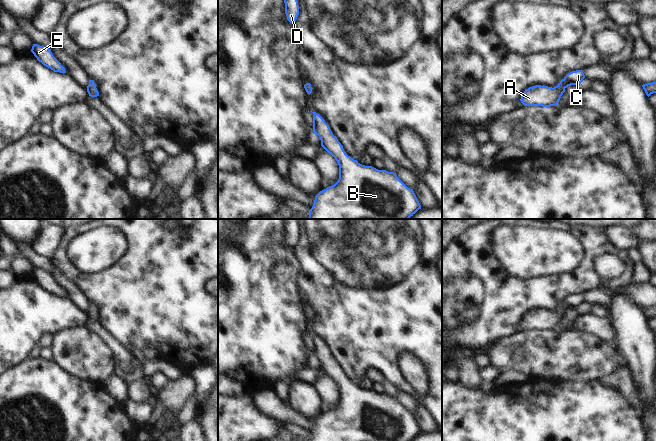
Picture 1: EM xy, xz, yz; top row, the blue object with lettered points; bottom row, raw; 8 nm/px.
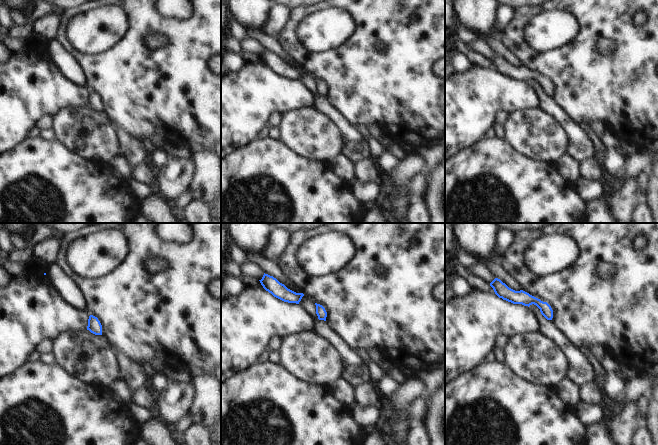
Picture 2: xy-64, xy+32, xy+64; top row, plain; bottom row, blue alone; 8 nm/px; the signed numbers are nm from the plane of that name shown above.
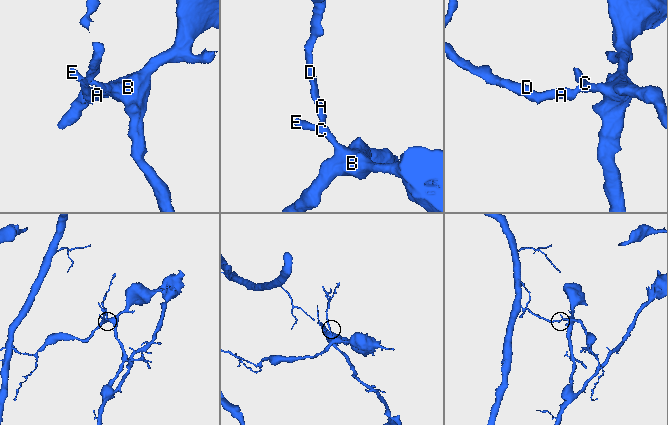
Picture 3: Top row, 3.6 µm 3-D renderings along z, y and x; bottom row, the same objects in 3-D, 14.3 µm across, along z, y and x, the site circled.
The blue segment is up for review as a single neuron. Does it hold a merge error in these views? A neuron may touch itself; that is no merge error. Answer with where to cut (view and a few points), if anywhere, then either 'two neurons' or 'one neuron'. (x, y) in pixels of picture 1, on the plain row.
cut none; one neuron

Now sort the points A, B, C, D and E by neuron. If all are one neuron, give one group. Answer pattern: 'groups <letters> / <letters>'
groups A B C D E

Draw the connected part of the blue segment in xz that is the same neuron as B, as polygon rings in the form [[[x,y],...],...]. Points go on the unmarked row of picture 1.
[[[316,336],[312,337],[313,356],[319,360],[321,370],[337,385],[339,403],[315,420],[309,441],[411,441],[421,433],[413,413],[408,412],[396,397],[362,389],[348,380],[325,344]]]

